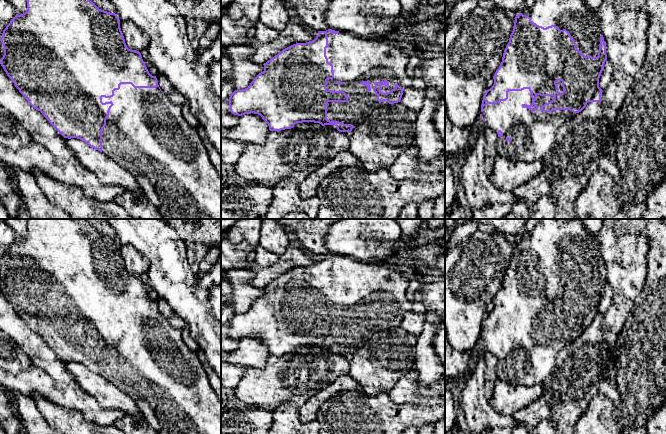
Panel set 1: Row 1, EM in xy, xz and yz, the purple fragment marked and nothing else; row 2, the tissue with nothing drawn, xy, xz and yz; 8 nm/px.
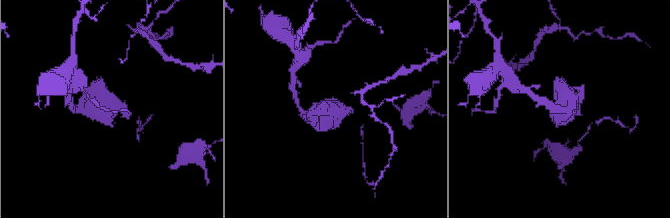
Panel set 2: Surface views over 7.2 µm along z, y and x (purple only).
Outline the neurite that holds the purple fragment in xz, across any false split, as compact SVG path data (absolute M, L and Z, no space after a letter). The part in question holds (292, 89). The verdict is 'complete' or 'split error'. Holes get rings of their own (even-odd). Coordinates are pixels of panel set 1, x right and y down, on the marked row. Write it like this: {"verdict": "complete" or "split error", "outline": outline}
{"verdict": "split error", "outline": "M328 29L318 31L318 35L312 41L306 43L296 43L275 55L273 58L264 63L264 71L259 73L250 85L242 90L235 90L229 97L230 112L234 115L242 116L245 114L258 114L268 124L270 131L281 131L291 129L297 123L314 122L322 126L335 125L339 132L349 132L357 125L362 123L367 116L376 108L384 107L389 104L401 101L403 91L413 86L413 80L406 73L409 60L409 51L403 46L390 41L389 39L375 40L372 37L362 38L346 31L335 31Z"}

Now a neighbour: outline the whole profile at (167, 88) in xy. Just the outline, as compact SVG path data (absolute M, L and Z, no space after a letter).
M159 73L156 78L161 91L174 103L183 105L187 102L187 99L174 88L165 75Z

